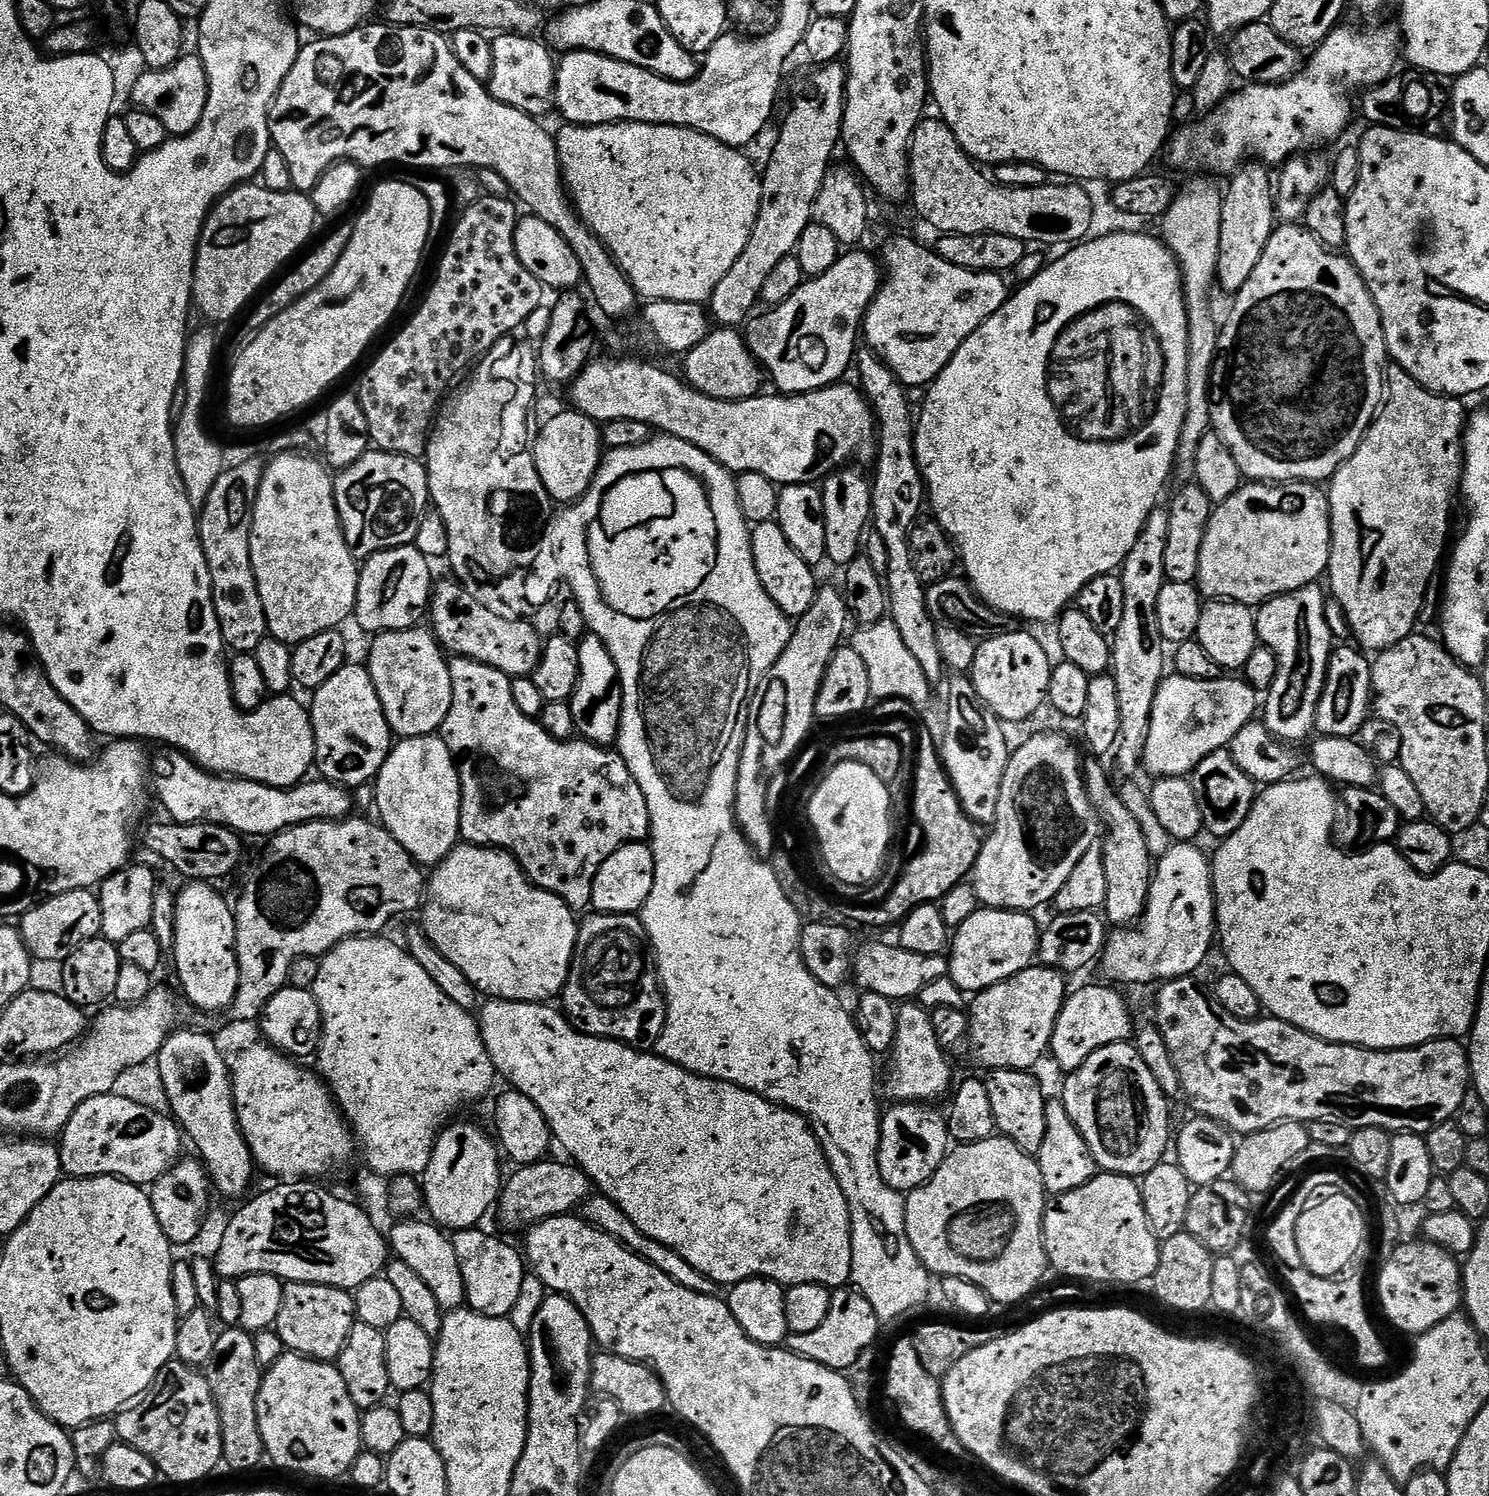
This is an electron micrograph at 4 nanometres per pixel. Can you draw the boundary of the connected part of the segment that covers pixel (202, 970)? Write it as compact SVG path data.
M188 882L184 884L185 888L181 890L180 896L175 897L176 902L176 933L174 934L174 942L170 949L170 954L176 958L176 976L180 979L178 985L179 991L185 1000L192 1005L193 1008L204 1014L220 1014L220 1011L231 1009L234 1002L234 994L238 994L238 978L240 971L238 970L238 958L236 957L236 913L231 903L227 904L218 893L215 892L213 885L208 882Z

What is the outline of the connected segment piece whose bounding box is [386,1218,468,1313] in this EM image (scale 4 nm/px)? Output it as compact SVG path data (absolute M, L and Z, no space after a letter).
M412 1218L401 1219L404 1221L394 1225L392 1233L389 1231L386 1236L395 1259L406 1262L406 1266L410 1266L410 1270L414 1270L414 1274L418 1274L418 1278L426 1282L426 1287L434 1294L438 1306L444 1309L445 1313L465 1307L468 1295L458 1254L454 1250L449 1233L427 1219L424 1219L425 1221L408 1219Z

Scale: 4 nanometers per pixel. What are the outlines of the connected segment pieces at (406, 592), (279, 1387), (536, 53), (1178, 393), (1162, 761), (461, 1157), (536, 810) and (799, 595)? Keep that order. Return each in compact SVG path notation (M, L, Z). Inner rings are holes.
M412 544L382 550L363 561L359 565L360 577L354 613L354 620L360 623L361 630L379 634L417 627L423 621L420 619L423 616L425 619L429 611L434 591L434 579L432 580L432 572L428 567L428 557L422 555Z
M285 1351L274 1366L267 1368L258 1390L258 1426L262 1430L267 1459L288 1472L301 1472L316 1480L336 1480L351 1473L362 1451L361 1415L361 1409L356 1407L354 1398L350 1398L350 1390L346 1390L346 1382L335 1363L312 1360L309 1356L298 1356L290 1351Z
M500 34L492 40L492 49L494 50L494 70L492 77L486 82L486 87L492 93L492 97L506 106L514 106L522 110L528 116L544 118L548 111L553 111L556 98L556 70L557 61L552 61L553 53L547 43L531 36L509 36Z
M1112 232L1109 236L1100 236L1089 238L1075 246L1069 247L1065 256L1060 256L1056 261L1054 259L1041 270L1041 272L1030 282L1021 283L1015 289L1014 295L1004 303L1004 308L995 312L993 316L987 320L978 330L974 330L974 334L970 334L970 338L966 338L966 342L962 342L962 346L958 346L958 350L954 354L954 358L950 358L950 362L940 371L938 378L927 385L926 391L923 393L924 405L918 408L918 419L916 425L916 461L920 467L920 472L924 476L924 487L926 489L926 500L932 504L931 515L944 527L944 533L952 539L952 543L956 546L959 563L962 565L963 575L969 584L972 585L976 595L981 601L989 604L995 612L1005 612L1013 618L1021 618L1025 616L1028 620L1052 620L1064 615L1068 604L1077 599L1080 593L1088 587L1092 581L1097 580L1100 576L1106 576L1115 573L1117 569L1123 565L1124 560L1130 554L1130 550L1134 546L1134 542L1138 542L1138 538L1142 534L1142 530L1146 526L1146 522L1150 518L1150 514L1161 503L1160 495L1164 492L1164 487L1168 484L1168 475L1171 477L1174 472L1176 462L1176 451L1178 450L1178 442L1182 434L1182 426L1186 418L1186 398L1188 397L1188 387L1186 386L1186 370L1188 369L1188 311L1186 310L1186 302L1184 301L1184 280L1181 276L1180 264L1172 255L1171 250L1164 241L1155 236L1147 236L1144 232Z
M1169 675L1160 684L1158 698L1154 698L1154 710L1150 722L1150 734L1146 742L1146 750L1142 761L1145 769L1153 772L1153 777L1165 776L1187 777L1211 752L1219 752L1231 745L1232 739L1246 725L1253 723L1256 712L1258 693L1247 680L1195 680L1185 676Z
M451 1124L441 1131L432 1147L430 1166L426 1166L422 1177L422 1204L428 1207L427 1215L441 1229L472 1230L499 1201L502 1153L497 1141L482 1129L472 1124Z
M452 656L448 660L450 670L450 682L452 683L452 705L450 714L446 714L446 722L439 730L440 739L446 742L446 746L452 751L452 755L463 758L459 761L460 769L460 834L469 844L478 844L482 848L498 848L505 852L511 852L520 862L525 876L538 888L544 888L547 892L553 892L562 902L566 902L573 910L588 908L592 903L592 883L606 858L614 854L624 844L638 844L649 839L652 823L646 806L646 798L634 782L626 762L620 757L619 751L605 751L601 745L590 744L580 738L571 740L556 740L542 727L539 719L522 714L514 703L514 690L512 689L513 677L508 676L502 670L494 666L486 666L477 660L471 660L469 656Z
M767 520L755 525L751 529L752 534L752 557L754 566L758 570L758 578L762 582L764 592L770 594L770 598L790 618L799 618L814 606L814 598L818 591L816 576L813 565L807 564L790 546L786 534L782 534L782 526L775 520Z

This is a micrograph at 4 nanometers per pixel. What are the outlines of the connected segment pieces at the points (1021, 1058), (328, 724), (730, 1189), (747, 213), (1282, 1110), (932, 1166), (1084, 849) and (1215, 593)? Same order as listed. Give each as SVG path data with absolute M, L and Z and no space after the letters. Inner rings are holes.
M1033 966L1014 974L1010 979L990 986L984 992L975 993L976 1000L970 1004L970 1045L976 1051L976 1060L984 1070L997 1068L1035 1069L1035 1064L1049 1051L1054 1026L1058 1014L1066 999L1064 992L1065 973L1057 972L1055 968Z
M352 663L343 664L338 674L334 674L334 678L326 678L326 682L322 682L322 686L311 693L310 715L316 739L315 767L318 772L320 768L319 775L332 784L340 785L341 788L357 790L356 788L362 787L363 784L371 785L379 776L388 753L392 750L394 733L386 722L386 714L382 710L378 690L374 690L374 682L370 678L367 667L363 663Z
M489 999L484 1009L478 1012L480 1033L486 1050L494 1062L497 1073L509 1080L515 1091L526 1094L546 1118L552 1128L555 1143L560 1144L573 1156L575 1167L581 1168L593 1185L603 1195L614 1201L633 1222L634 1226L649 1236L654 1242L669 1247L675 1254L698 1270L699 1274L712 1279L721 1286L731 1286L763 1276L785 1286L794 1284L821 1284L826 1289L845 1287L852 1278L852 1227L850 1210L842 1186L833 1174L824 1147L812 1133L812 1124L804 1116L799 1116L791 1108L781 1108L771 1104L766 1097L754 1094L730 1082L712 1080L709 1076L697 1076L677 1064L671 1064L648 1050L637 1050L617 1040L606 1040L602 1036L587 1036L579 1028L573 1028L571 1020L563 1011L552 1009L544 1004L519 1004L513 1000Z
M569 124L555 133L556 149L560 155L560 171L564 177L566 191L584 225L592 231L610 250L610 254L618 262L618 266L626 274L626 278L636 288L637 297L645 301L669 300L670 302L698 302L704 304L711 297L712 291L726 278L730 266L738 262L738 254L746 250L746 242L752 233L754 222L760 209L761 177L752 169L745 153L738 148L731 148L714 138L689 128L679 128L673 124Z
M1181 976L1179 980L1169 980L1159 985L1160 993L1156 996L1156 1024L1160 1027L1160 1036L1168 1047L1168 1056L1176 1067L1176 1076L1192 1103L1193 1113L1196 1116L1205 1116L1207 1120L1218 1122L1223 1128L1233 1134L1251 1134L1272 1128L1276 1124L1291 1122L1294 1124L1309 1125L1312 1121L1338 1122L1347 1128L1357 1129L1366 1126L1381 1128L1390 1133L1414 1132L1427 1134L1439 1124L1447 1124L1455 1117L1457 1110L1462 1106L1462 1098L1470 1091L1470 1069L1468 1067L1468 1049L1459 1039L1445 1038L1431 1040L1428 1044L1419 1044L1416 1048L1397 1048L1395 1050L1373 1050L1358 1048L1355 1044L1331 1044L1328 1040L1319 1040L1318 1037L1295 1028L1285 1020L1275 1018L1257 1018L1255 1020L1239 1020L1234 1018L1222 1005L1216 1003L1211 995L1204 993L1202 985L1192 976Z
M896 1102L880 1117L878 1166L888 1188L905 1194L921 1188L950 1151L948 1121L928 1102Z
M1040 732L1037 736L1032 736L1020 749L1013 751L1006 766L1005 776L1002 778L1001 796L998 798L998 806L996 819L991 825L992 833L986 836L986 839L980 845L980 853L976 859L976 865L972 867L970 873L970 883L972 889L978 894L981 905L986 908L1004 908L1008 912L1026 912L1035 913L1035 908L1040 908L1043 904L1051 905L1055 901L1058 890L1062 890L1062 886L1066 886L1066 882L1070 878L1070 874L1074 874L1074 866L1078 866L1078 862L1082 862L1082 858L1088 852L1093 851L1092 844L1102 832L1102 821L1096 815L1096 808L1092 805L1092 799L1088 797L1088 781L1086 779L1086 768L1082 763L1080 765L1080 752L1063 736L1060 732Z
M1248 482L1233 494L1226 502L1215 505L1212 509L1212 517L1208 523L1208 529L1202 542L1202 554L1200 555L1200 574L1198 587L1205 597L1218 600L1234 600L1237 604L1259 606L1267 600L1273 600L1276 596L1284 596L1299 588L1305 588L1308 584L1317 583L1327 573L1328 559L1332 549L1332 511L1328 509L1328 497L1320 492L1315 483L1293 482L1291 484L1274 484L1271 482Z

